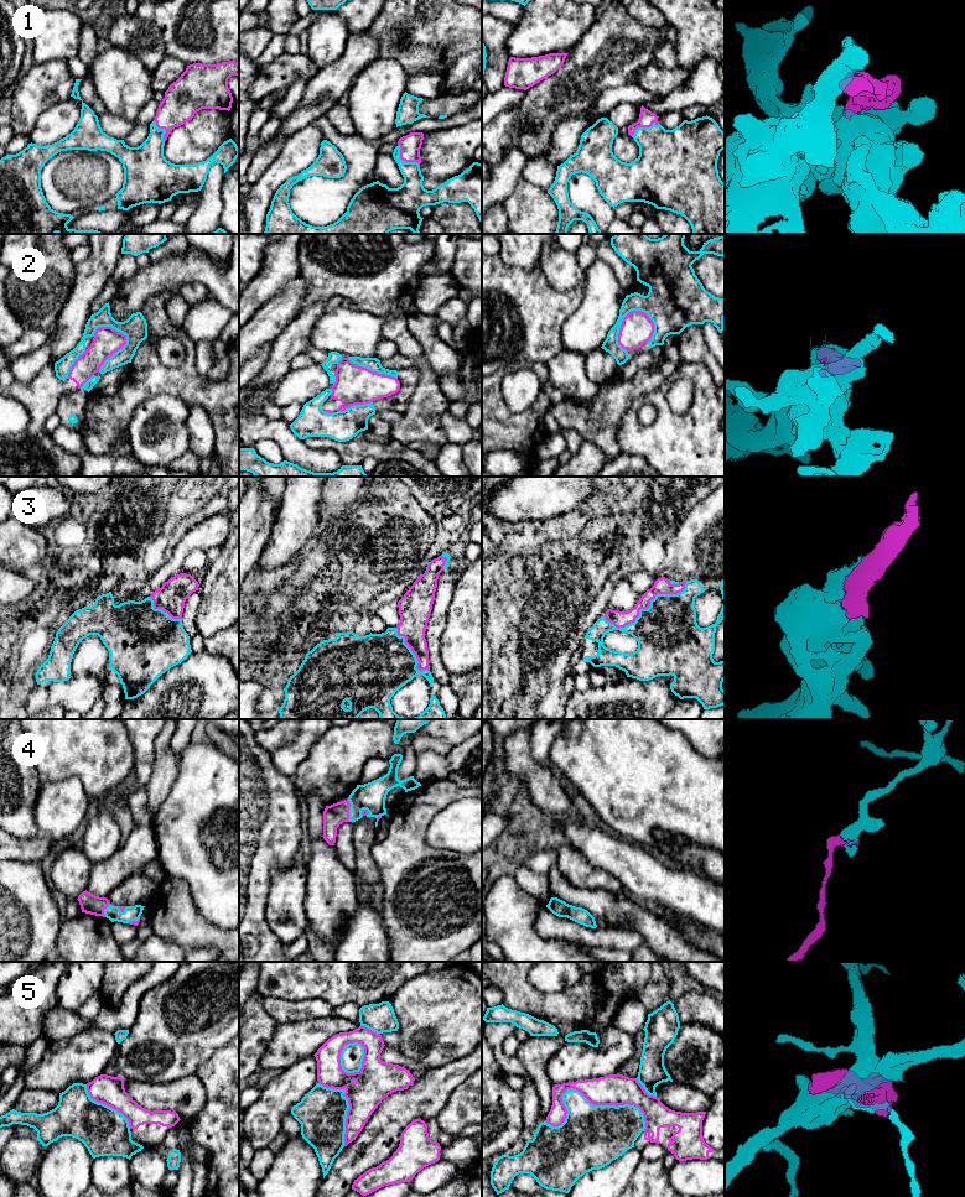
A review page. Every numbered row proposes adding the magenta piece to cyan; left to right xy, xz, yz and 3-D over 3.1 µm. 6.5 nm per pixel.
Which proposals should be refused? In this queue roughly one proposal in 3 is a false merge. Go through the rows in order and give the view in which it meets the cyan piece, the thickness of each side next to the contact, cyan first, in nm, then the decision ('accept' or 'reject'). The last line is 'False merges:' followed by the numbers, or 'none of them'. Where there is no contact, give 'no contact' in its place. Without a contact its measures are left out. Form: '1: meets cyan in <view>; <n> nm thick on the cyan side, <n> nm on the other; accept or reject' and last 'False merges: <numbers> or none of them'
1: meets cyan in xz; 200 nm thick on the cyan side, 140 nm on the other; accept
2: meets cyan in yz; 130 nm thick on the cyan side, 220 nm on the other; reject
3: meets cyan in yz; 420 nm thick on the cyan side, 110 nm on the other; accept
4: meets cyan in xz; 180 nm thick on the cyan side, 140 nm on the other; accept
5: meets cyan in yz; 400 nm thick on the cyan side, 200 nm on the other; reject
False merges: 2, 5

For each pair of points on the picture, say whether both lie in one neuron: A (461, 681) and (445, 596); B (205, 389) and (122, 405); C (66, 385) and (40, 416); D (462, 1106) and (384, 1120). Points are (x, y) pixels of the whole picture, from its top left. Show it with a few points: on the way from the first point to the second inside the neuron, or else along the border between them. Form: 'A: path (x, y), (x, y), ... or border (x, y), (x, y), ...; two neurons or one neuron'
A: border (450, 674), (447, 682); two neurons
B: path (183, 385), (143, 385); one neuron
C: path (57, 391), (41, 407); one neuron
D: border (458, 1084), (451, 1092), (445, 1107), (435, 1117); two neurons

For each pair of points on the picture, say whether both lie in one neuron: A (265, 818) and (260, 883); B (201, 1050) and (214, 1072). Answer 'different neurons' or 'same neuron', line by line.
A: same neuron
B: different neurons

